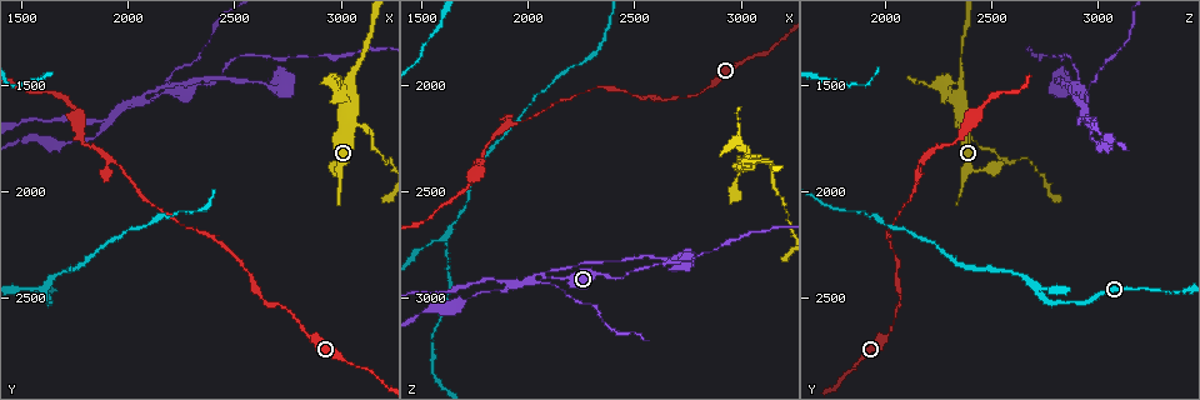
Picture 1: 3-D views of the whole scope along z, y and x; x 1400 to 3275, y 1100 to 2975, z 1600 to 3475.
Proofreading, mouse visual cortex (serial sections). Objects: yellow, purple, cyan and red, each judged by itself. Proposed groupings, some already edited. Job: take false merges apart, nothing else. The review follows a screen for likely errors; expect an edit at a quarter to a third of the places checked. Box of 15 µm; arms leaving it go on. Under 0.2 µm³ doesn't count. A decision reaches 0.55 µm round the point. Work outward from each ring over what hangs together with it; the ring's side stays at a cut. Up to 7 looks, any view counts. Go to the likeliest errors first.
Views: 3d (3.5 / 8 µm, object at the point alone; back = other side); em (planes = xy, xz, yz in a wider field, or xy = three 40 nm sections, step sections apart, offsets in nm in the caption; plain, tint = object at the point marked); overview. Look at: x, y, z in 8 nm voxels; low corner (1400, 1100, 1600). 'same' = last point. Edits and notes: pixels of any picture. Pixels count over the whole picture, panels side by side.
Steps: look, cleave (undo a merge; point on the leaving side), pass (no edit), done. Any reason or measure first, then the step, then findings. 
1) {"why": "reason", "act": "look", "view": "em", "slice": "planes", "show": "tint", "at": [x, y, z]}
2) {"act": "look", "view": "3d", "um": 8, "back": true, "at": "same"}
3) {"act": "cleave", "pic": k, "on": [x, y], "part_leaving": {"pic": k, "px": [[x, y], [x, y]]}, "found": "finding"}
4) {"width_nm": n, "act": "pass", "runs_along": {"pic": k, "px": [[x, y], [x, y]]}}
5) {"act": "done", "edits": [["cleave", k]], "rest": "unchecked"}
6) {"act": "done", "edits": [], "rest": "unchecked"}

{"why": "arms run side by side", "act": "look", "view": "3d", "um": 3.5, "at": [2110, 1570, 2910]}

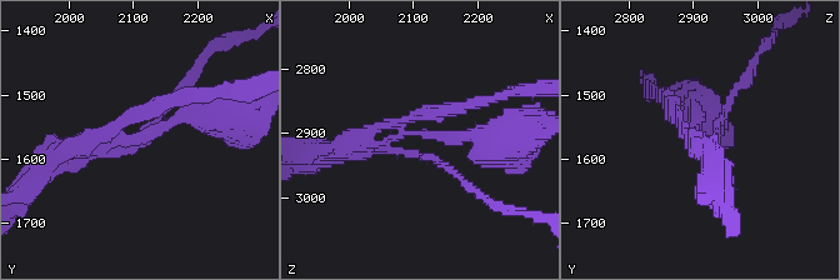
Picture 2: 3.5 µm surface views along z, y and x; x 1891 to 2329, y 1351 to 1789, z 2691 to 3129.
{"why": "shape alone is not enough", "act": "look", "view": "em", "slice": "xy", "step": 2, "show": "tint", "at": [2105, 1560, 2900]}

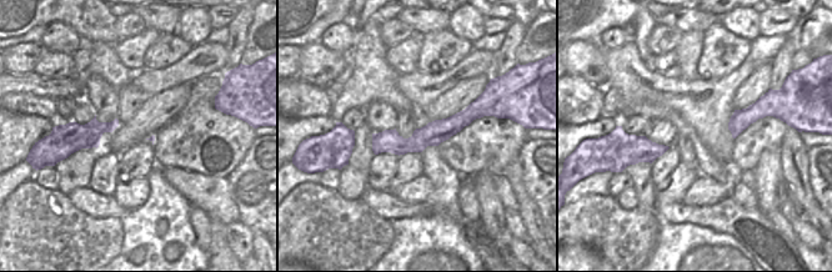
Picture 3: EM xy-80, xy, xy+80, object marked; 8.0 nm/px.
{"act": "cleave", "pic": 2, "on": [150, 114], "found": "two cells meet here"}

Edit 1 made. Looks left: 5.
{"act": "look", "view": "overview"}

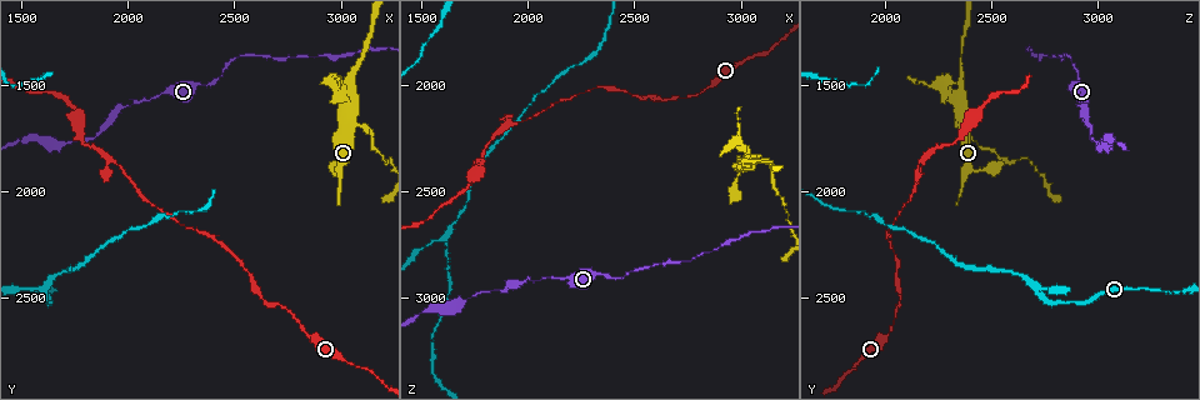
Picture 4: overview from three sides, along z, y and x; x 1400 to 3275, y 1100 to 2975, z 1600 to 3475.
{"why": "abrupt turn", "act": "look", "view": "3d", "um": 3.5, "back": true, "at": [1600, 2450, 2730]}

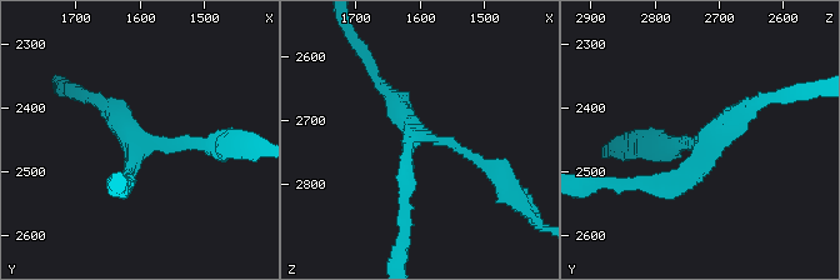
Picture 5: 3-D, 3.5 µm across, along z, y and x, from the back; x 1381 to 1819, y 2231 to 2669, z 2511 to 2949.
{"why": "now the EM", "act": "look", "view": "em", "slice": "xy", "step": 5, "show": "tint", "at": [1605, 2455, 2715]}

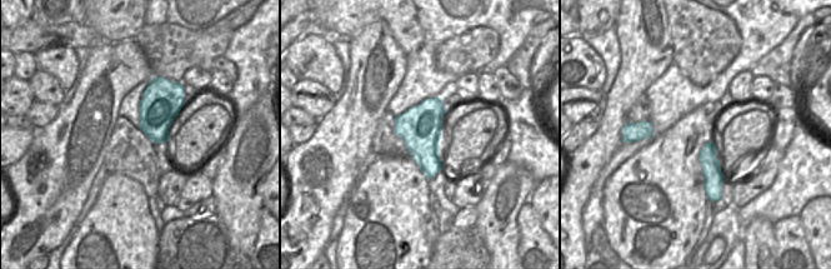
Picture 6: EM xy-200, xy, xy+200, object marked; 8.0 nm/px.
{"why": "another direction", "act": "look", "view": "em", "slice": "xy", "step": 3, "show": "tint", "at": "same"}

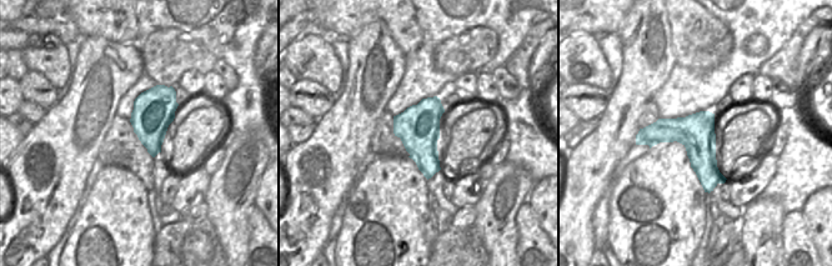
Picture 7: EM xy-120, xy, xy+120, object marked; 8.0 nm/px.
{"act": "pass", "runs_along": {"pic": 5, "px": [[646, 184], [689, 180], [761, 99]]}, "found": "one cell here"}

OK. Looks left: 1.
{"act": "done", "edits": [["cleave", 2]], "rest": "unchecked"}

